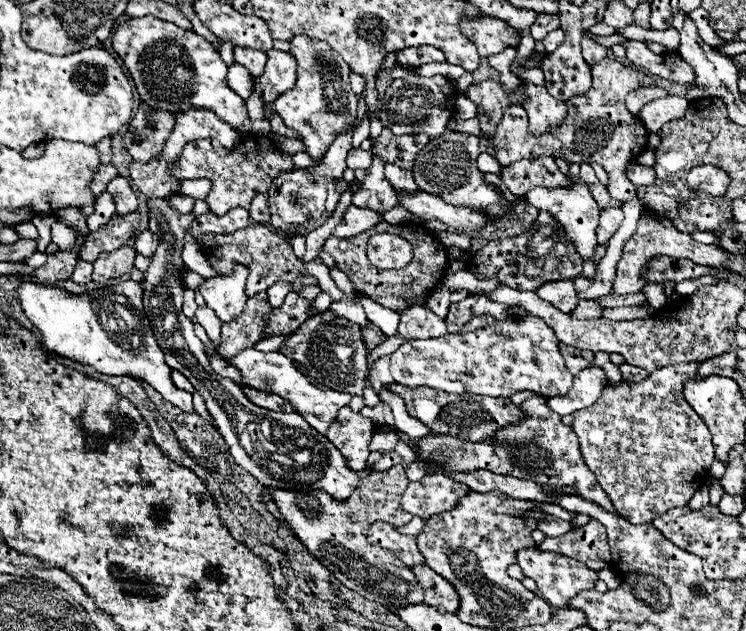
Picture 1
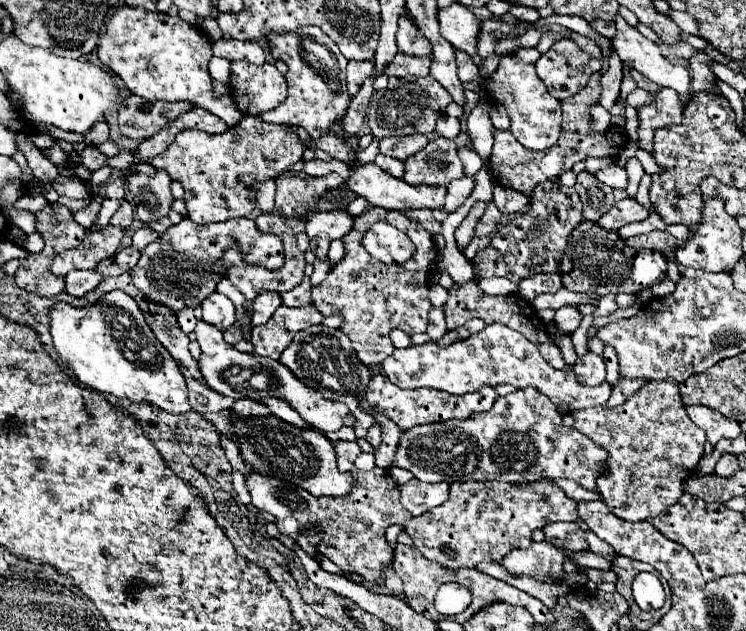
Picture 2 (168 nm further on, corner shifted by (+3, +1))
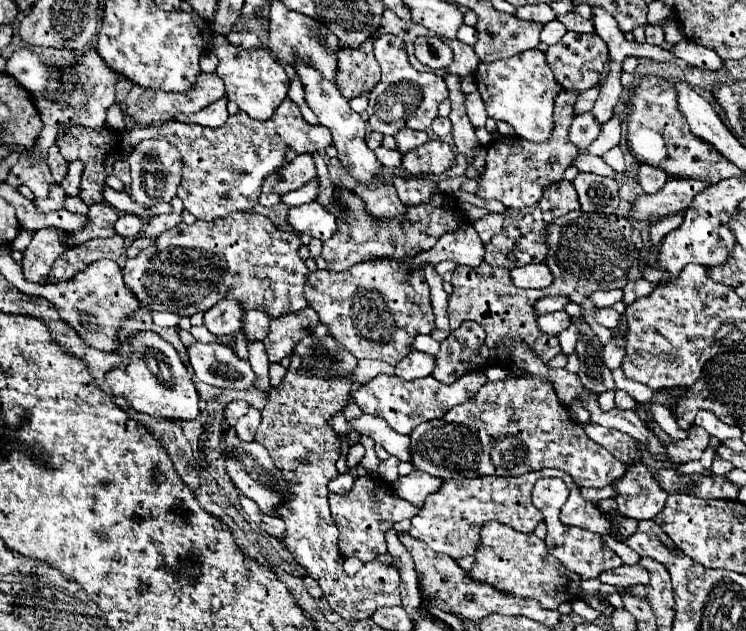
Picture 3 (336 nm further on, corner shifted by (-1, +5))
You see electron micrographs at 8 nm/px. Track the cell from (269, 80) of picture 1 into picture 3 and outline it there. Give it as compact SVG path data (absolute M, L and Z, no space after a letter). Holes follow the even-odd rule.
M214 33L210 41L210 51L218 57L216 75L224 81L228 99L234 101L240 107L240 111L248 113L252 119L258 119L258 121L270 119L272 113L278 109L278 105L286 99L288 85L290 85L290 79L284 67L276 61L272 51L268 51L264 43L256 49L234 47L228 43L224 35L218 35L218 33Z

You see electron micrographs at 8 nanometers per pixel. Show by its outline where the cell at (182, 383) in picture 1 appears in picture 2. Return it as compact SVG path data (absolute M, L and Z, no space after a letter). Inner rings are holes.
M186 378L186 385L191 408L201 414L228 409L234 403L234 399L231 397L220 395L206 384L202 384L193 378Z

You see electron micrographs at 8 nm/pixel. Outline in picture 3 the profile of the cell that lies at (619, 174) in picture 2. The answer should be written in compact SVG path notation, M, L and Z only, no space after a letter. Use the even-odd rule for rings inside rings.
M580 153L574 161L572 161L572 167L576 167L578 171L584 171L584 173L598 173L598 175L604 175L604 177L614 177L614 169L608 167L600 157L592 155L592 153Z

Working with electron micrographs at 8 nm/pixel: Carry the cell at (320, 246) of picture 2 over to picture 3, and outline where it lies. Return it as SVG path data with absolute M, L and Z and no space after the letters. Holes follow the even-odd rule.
M316 201L292 207L286 215L286 223L292 229L296 229L300 233L306 233L310 237L316 237L320 241L330 239L336 231L334 215L326 207L318 205Z

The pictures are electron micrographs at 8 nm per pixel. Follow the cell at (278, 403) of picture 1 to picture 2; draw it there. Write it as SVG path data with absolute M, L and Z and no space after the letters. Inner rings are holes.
M246 397L234 401L234 405L230 409L236 415L270 415L270 409L264 403L252 401L252 399L246 399Z

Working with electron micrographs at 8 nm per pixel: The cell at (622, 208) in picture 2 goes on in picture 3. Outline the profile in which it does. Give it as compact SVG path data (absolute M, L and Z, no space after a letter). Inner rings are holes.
M670 179L658 195L642 195L636 199L632 213L636 219L658 219L682 213L694 195L704 191L710 183L700 179Z

